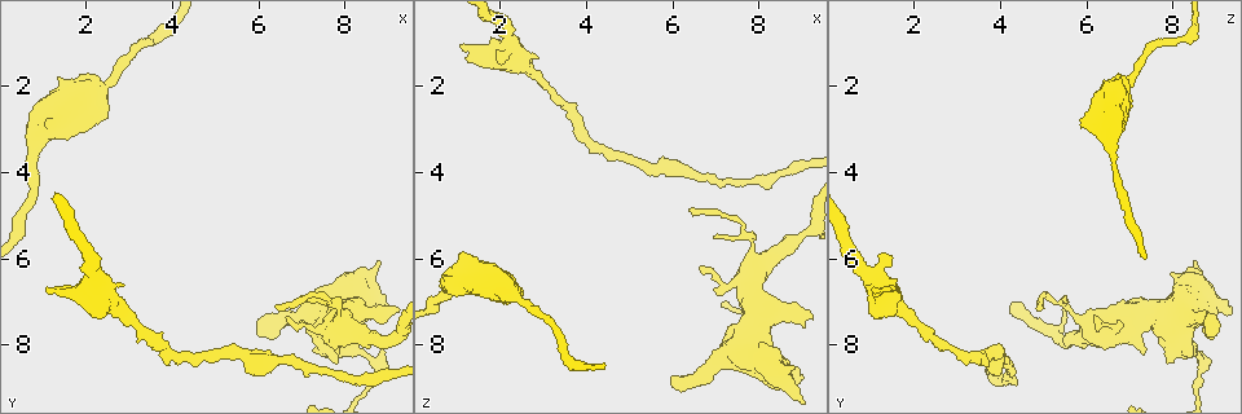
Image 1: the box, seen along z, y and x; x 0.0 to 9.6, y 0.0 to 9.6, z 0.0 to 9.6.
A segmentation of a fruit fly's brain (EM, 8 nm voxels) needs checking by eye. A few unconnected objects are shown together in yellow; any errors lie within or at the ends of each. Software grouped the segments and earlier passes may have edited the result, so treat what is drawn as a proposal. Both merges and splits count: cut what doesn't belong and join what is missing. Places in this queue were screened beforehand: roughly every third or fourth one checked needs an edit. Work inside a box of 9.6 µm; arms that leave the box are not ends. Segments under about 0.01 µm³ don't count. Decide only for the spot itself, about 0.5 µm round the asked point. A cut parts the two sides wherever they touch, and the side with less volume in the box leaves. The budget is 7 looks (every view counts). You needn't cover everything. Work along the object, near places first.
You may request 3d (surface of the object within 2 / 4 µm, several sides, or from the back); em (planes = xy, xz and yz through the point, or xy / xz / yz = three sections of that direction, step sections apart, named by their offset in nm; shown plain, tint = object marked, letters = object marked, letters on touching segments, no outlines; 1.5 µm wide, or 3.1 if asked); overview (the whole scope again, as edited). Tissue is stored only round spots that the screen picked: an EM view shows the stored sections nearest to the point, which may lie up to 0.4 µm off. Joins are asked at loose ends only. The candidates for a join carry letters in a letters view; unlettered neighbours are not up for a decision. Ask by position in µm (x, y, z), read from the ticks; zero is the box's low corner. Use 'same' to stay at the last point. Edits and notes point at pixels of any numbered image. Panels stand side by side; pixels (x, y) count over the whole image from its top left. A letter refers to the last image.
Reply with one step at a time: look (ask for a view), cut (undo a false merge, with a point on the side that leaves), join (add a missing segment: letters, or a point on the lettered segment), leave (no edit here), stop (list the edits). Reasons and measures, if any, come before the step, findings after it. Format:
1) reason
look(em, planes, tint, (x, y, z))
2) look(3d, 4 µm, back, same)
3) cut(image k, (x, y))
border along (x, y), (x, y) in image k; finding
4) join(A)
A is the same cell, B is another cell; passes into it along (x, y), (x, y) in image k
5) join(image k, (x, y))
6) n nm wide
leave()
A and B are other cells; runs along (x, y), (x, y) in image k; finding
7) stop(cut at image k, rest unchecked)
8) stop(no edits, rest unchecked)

look(3d, 4 µm, (6.40, 7.15, 4.90))

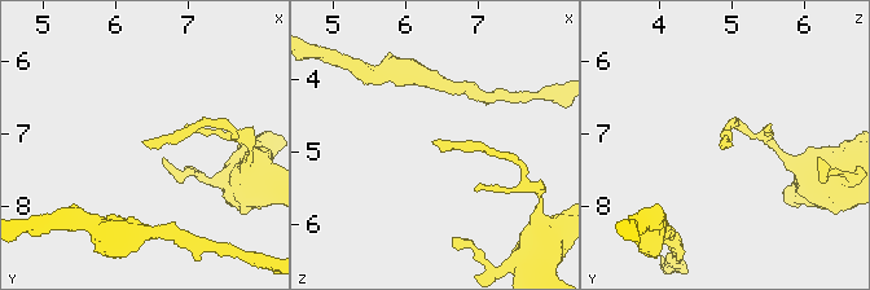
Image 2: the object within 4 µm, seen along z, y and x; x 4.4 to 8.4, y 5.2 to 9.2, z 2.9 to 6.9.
need the tissue
look(em, planes, tint, (6.40, 7.10, 4.85))

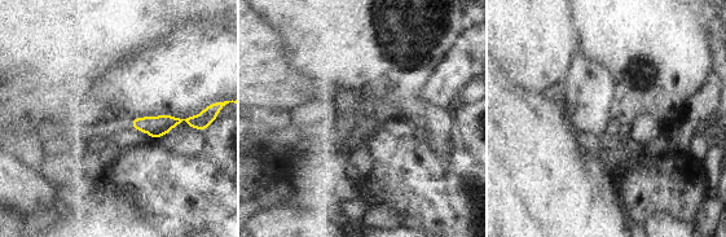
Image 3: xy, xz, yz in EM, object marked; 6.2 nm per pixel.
what lies round it
look(em, planes, letters, same)

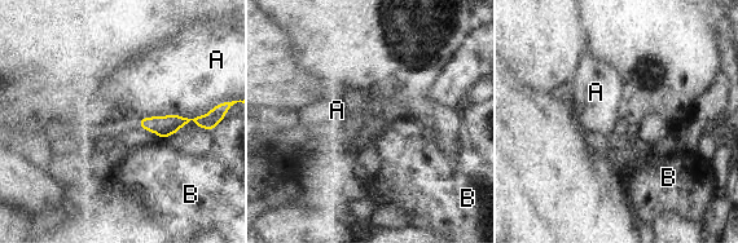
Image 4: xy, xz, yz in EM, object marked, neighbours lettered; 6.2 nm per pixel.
130 nm wide
leave()
A and B are other cells; runs along (222, 107), (210, 119), (144, 123) in image 4; none of them fits

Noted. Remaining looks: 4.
look(3d, 4 µm, (5.95, 7.70, 8.75))

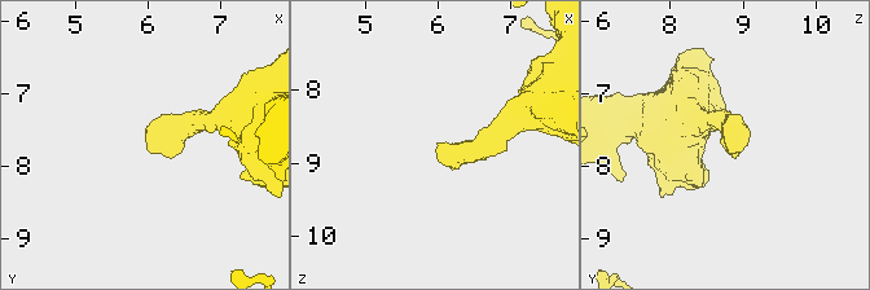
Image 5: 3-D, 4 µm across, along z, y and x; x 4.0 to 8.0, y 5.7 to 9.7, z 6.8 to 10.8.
look(em, xy, step 4, letters, (6.00, 7.70, 8.85))

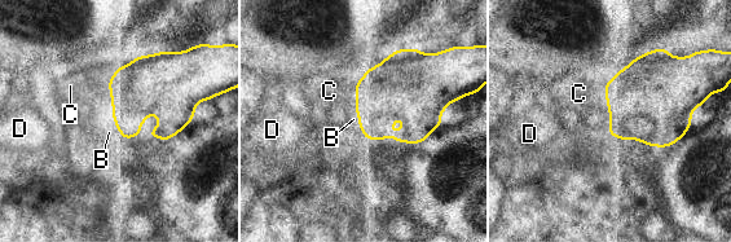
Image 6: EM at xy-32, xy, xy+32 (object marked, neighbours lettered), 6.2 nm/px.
cut it another way
look(em, planes, letters, same)

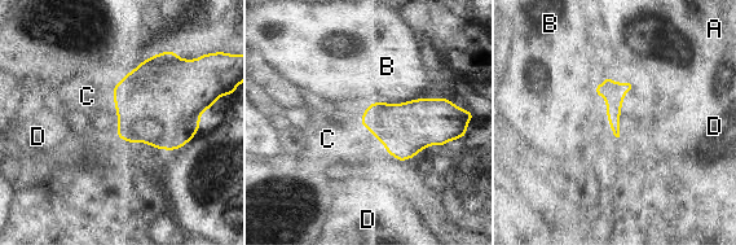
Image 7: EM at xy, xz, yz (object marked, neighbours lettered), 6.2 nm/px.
join(C)
C is the same cell, A, B and D are other cells; passes into it along (153, 103), (114, 93), (87, 96) in image 7; it goes on there

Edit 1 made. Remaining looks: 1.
stop(join at image 7, rest unchecked)

